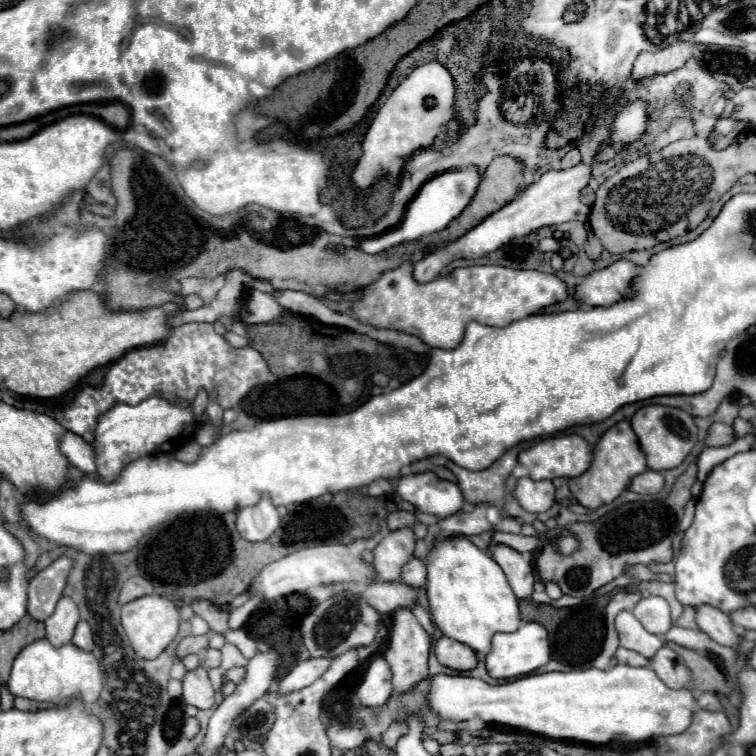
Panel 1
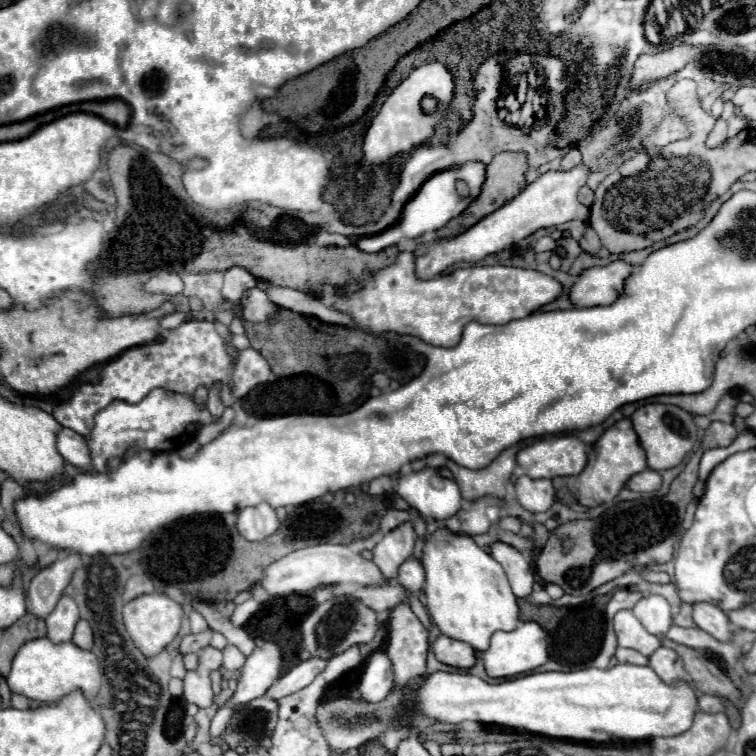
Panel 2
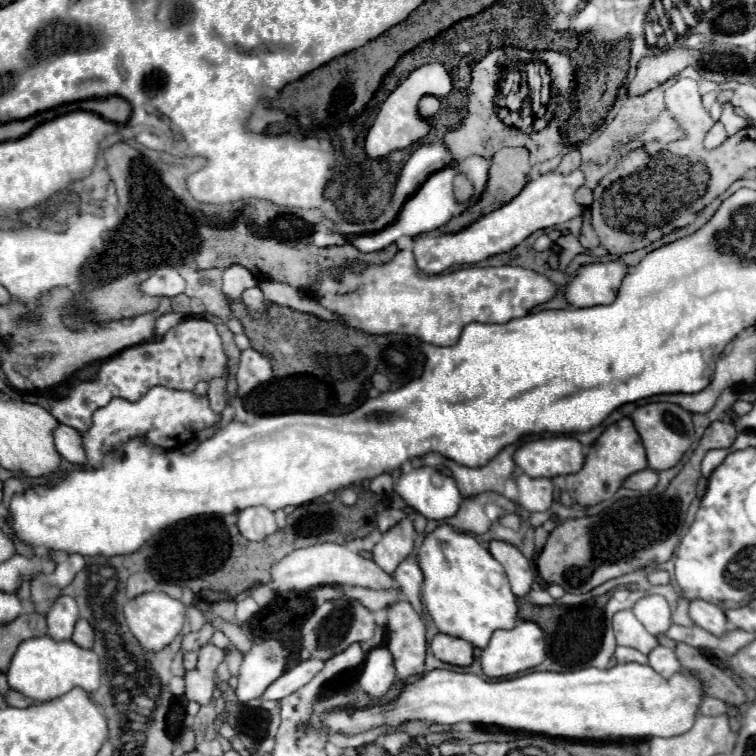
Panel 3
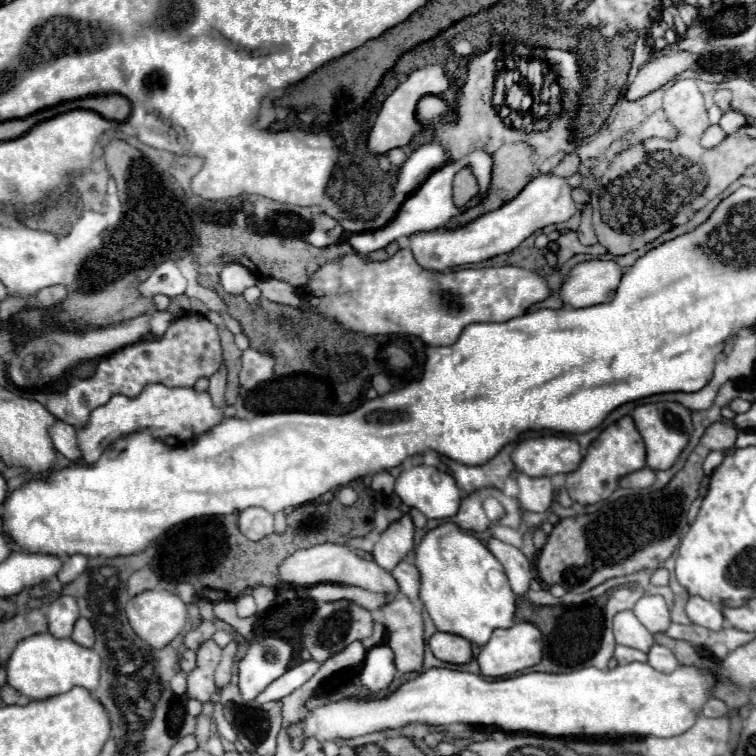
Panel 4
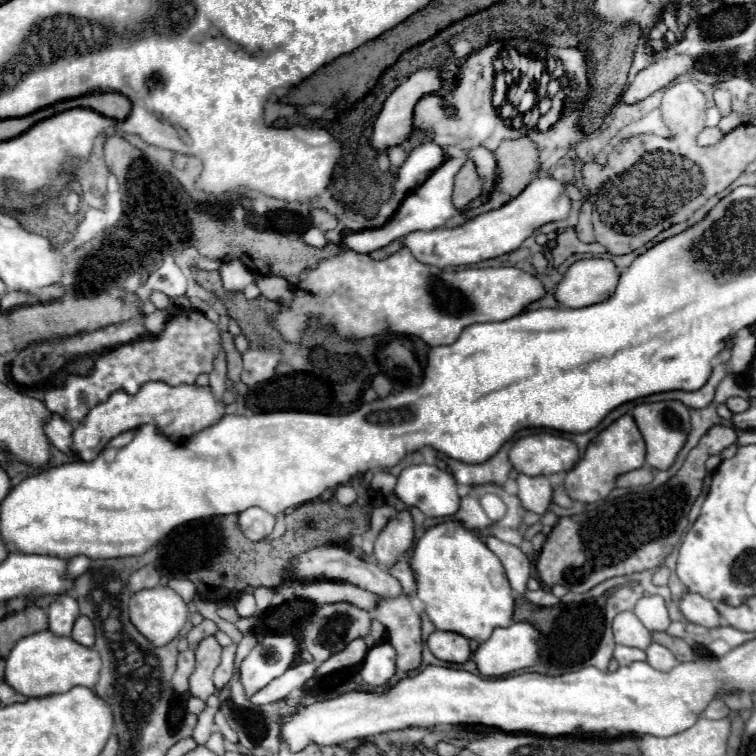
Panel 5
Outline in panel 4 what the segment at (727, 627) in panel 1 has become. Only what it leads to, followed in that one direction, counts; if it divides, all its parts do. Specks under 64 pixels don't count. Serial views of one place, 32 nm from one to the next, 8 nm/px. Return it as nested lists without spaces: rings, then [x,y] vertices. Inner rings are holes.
[[[688,596],[688,602],[684,606],[686,616],[690,622],[704,626],[708,630],[722,630],[724,628],[724,616],[718,604],[712,604],[700,596]]]

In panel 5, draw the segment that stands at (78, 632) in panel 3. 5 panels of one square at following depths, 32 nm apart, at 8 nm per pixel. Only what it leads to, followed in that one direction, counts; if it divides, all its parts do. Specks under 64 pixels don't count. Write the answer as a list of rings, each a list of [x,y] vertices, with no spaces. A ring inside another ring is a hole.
[[[80,616],[72,628],[72,634],[70,634],[78,644],[84,644],[84,646],[94,646],[94,624],[92,620],[88,620],[88,616]]]

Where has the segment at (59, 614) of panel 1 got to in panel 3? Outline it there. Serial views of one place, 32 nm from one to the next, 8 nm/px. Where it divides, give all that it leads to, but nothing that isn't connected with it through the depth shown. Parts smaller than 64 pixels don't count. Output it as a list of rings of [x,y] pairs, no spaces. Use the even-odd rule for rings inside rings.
[[[58,596],[52,608],[46,612],[48,636],[52,636],[54,640],[68,640],[78,618],[80,614],[76,600],[72,596]]]

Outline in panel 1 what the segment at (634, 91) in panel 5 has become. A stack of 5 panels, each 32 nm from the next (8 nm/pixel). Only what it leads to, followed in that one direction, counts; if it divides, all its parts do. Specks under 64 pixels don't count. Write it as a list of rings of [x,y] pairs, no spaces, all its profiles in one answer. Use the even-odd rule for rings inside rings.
[[[676,42],[658,52],[642,52],[634,62],[632,76],[636,82],[652,76],[662,76],[682,68],[690,58],[694,60],[702,58],[702,50],[698,44]]]

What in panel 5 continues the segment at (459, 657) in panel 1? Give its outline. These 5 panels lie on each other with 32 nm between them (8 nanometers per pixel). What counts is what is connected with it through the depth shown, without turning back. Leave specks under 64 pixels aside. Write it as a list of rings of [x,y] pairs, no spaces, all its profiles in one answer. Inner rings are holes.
[[[436,630],[436,632],[432,632],[428,636],[426,644],[428,644],[430,652],[438,660],[444,660],[444,662],[450,662],[450,664],[462,664],[472,656],[470,640],[460,636],[460,634],[456,634],[456,632]]]

